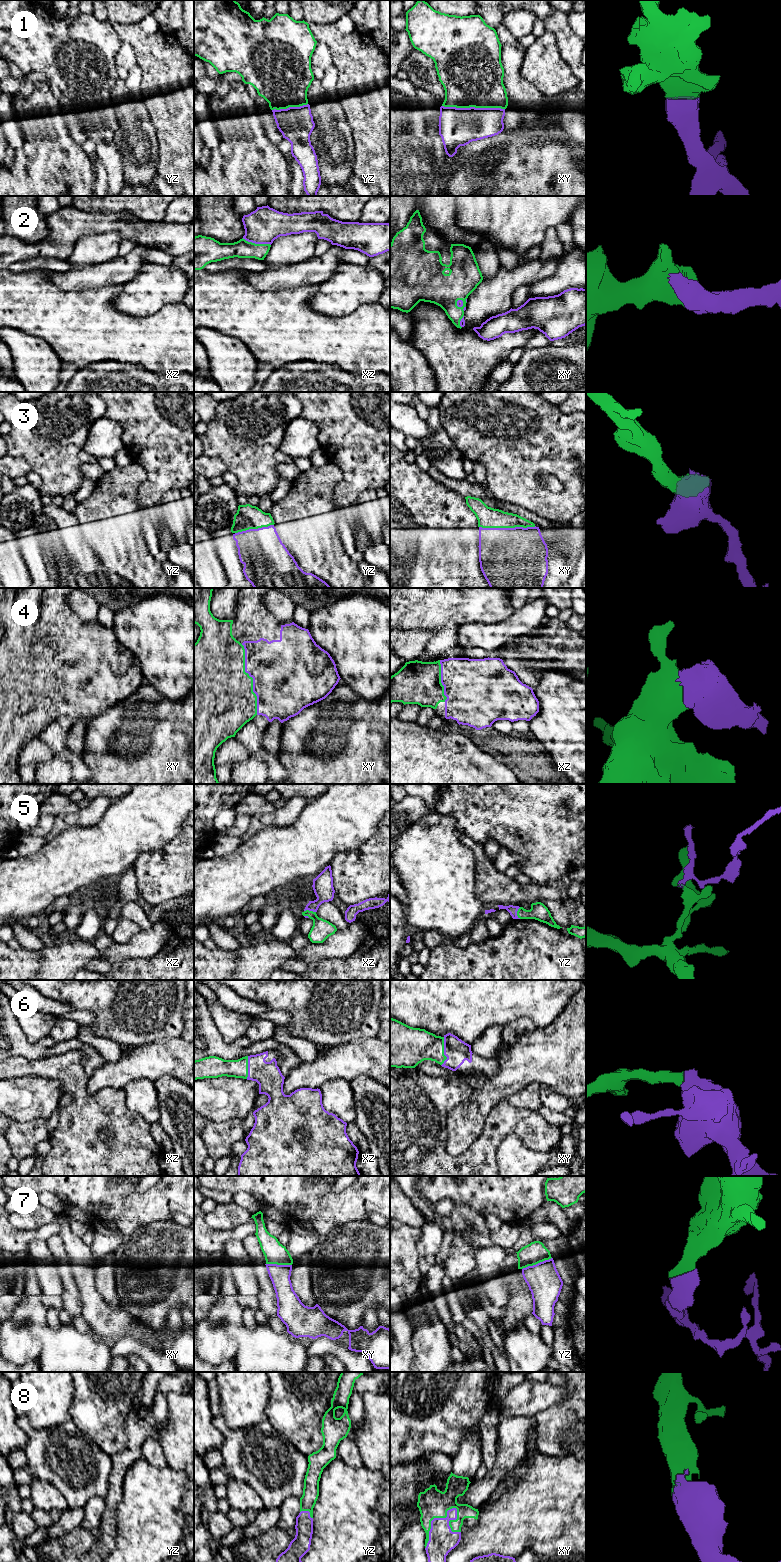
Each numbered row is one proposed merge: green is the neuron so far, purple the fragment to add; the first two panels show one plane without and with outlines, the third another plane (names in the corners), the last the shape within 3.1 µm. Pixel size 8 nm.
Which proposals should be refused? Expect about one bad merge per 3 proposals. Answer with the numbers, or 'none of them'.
none of them

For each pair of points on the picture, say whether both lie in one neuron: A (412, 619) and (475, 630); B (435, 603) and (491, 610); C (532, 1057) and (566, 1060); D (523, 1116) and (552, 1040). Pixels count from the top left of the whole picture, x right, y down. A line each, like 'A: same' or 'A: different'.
A: different
B: same
C: same
D: different

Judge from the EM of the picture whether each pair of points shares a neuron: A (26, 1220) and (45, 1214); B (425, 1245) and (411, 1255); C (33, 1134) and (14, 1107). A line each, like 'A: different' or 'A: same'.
A: same
B: different
C: different

